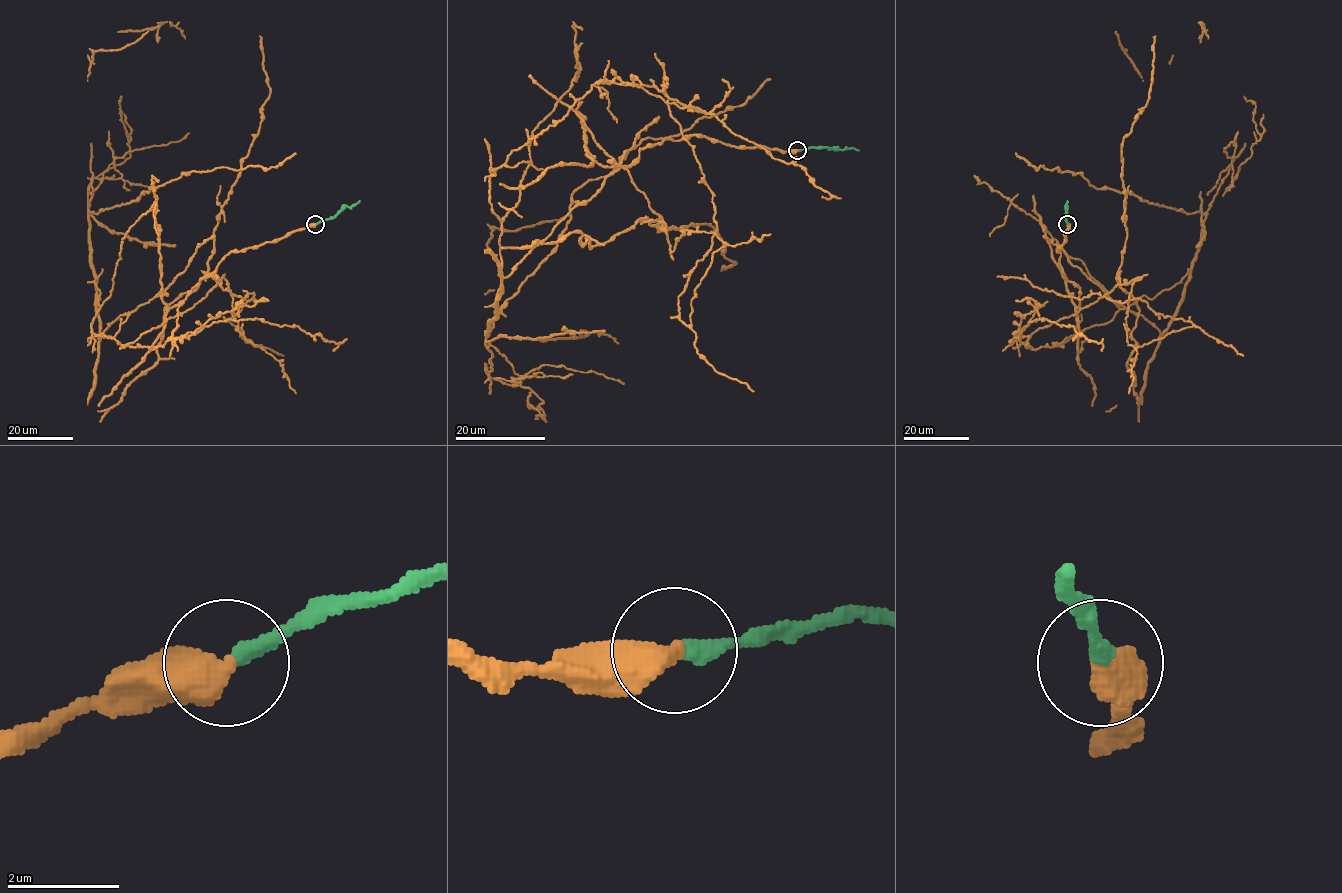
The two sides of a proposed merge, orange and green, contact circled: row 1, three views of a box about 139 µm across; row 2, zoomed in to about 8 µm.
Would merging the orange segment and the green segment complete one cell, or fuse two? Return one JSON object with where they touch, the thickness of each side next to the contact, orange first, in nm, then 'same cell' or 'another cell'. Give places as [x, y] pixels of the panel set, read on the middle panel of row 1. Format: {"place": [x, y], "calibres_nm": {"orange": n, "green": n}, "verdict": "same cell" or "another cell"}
{"place": [797, 150], "calibres_nm": {"orange": 550, "green": 280}, "verdict": "another cell"}

